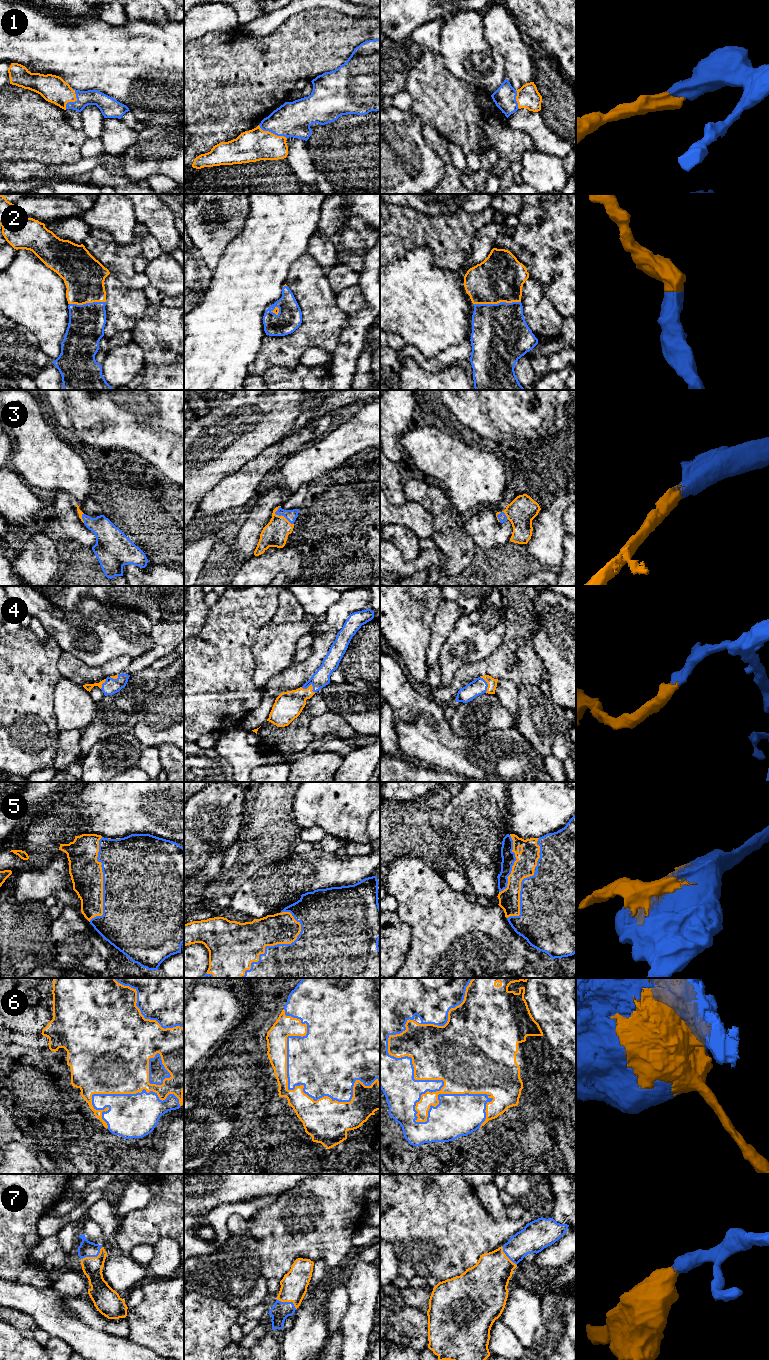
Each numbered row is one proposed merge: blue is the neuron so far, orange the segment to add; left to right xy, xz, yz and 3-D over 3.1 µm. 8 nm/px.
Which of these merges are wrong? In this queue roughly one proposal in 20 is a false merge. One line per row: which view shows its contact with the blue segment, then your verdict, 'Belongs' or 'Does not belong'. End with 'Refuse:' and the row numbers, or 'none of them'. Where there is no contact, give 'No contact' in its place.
1: Touches blue in xy. Belongs
2: Touches blue in yz. Belongs
3: Touches blue in xz. Belongs
4: Touches blue in xz. Belongs
5: Touches blue in xz. Belongs
6: Touches blue in yz. Belongs
7: Touches blue in xy. Belongs
Refuse: none of them

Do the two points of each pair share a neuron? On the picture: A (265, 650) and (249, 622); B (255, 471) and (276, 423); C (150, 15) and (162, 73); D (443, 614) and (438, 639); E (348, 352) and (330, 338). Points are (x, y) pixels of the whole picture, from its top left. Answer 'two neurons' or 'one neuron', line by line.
A: two neurons
B: two neurons
C: two neurons
D: one neuron
E: two neurons

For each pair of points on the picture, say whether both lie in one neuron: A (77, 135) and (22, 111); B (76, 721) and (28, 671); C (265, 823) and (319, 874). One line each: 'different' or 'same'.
A: same
B: different
C: same

